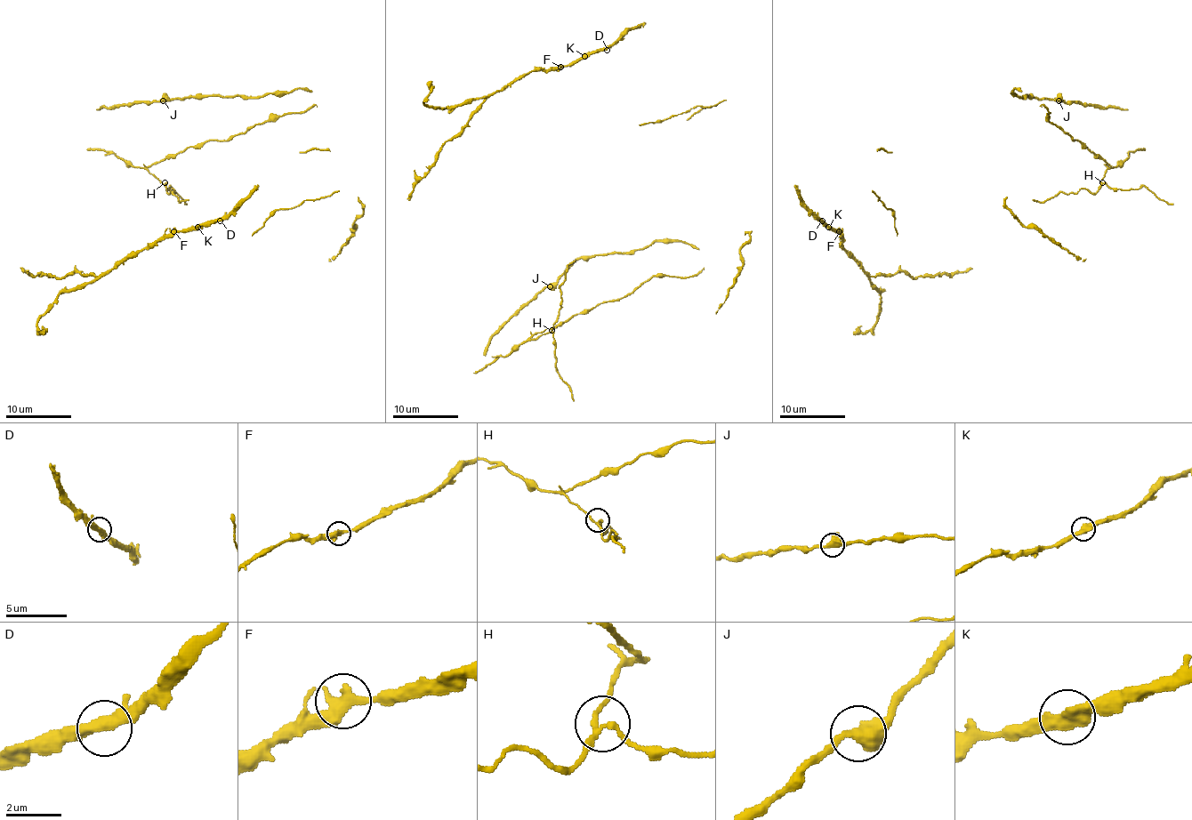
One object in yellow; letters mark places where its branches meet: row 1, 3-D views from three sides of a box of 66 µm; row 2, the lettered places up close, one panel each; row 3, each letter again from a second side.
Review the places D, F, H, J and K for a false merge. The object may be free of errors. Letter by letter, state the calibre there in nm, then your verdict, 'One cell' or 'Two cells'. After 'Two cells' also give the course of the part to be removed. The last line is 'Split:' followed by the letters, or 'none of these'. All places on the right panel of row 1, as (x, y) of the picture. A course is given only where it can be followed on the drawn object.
D: Thickness 360 nm. One cell
F: Thickness 480 nm. One cell
H: Thickness 160 nm. One cell
J: Thickness 500 nm. One cell
K: Thickness 460 nm. One cell
Split: none of these

